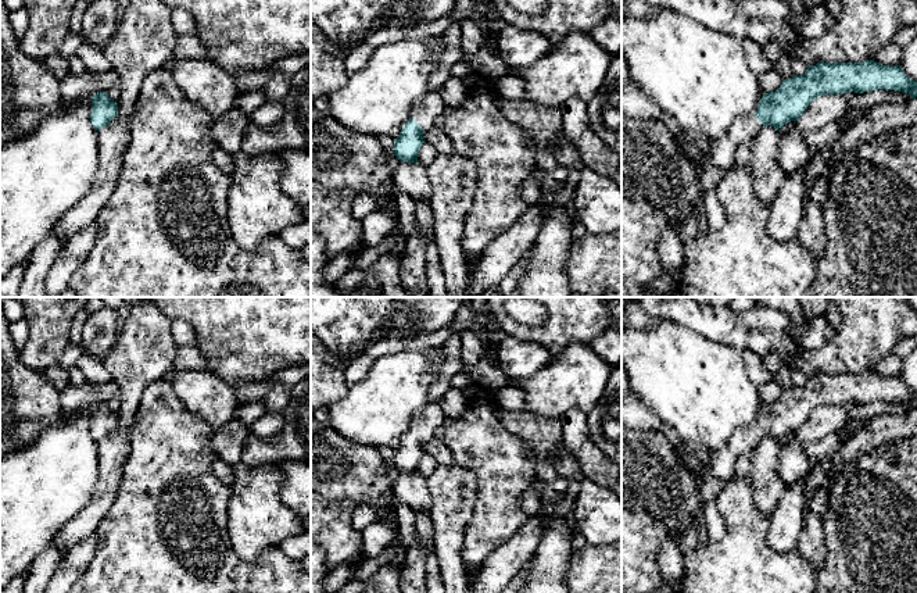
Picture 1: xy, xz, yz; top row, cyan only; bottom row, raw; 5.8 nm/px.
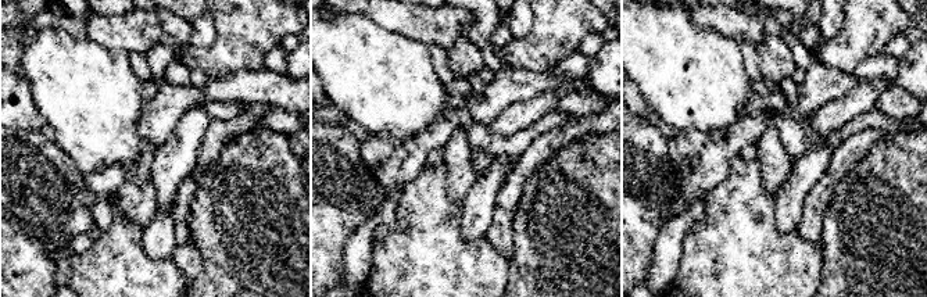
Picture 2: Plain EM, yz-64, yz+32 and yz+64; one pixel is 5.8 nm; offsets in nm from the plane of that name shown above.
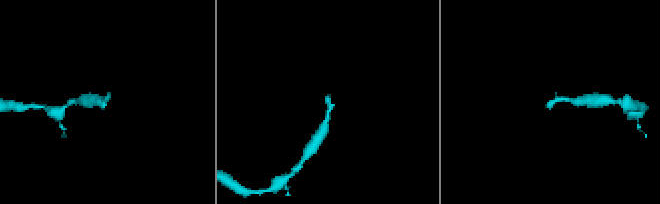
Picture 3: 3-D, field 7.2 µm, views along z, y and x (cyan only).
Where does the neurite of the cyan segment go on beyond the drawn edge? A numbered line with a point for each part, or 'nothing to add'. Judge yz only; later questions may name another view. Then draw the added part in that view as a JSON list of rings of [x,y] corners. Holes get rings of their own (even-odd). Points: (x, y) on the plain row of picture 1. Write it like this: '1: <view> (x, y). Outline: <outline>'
1: yz (720, 465). Outline: [[[755,422],[738,429],[726,447],[710,454],[708,462],[701,462],[696,456],[681,443],[674,447],[676,453],[680,461],[698,478],[701,487],[708,479],[730,481],[737,458],[742,454],[751,454],[763,439],[755,429]]]

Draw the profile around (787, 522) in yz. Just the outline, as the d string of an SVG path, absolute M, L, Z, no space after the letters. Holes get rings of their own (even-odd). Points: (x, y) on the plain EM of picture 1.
M807 475L795 485L785 486L770 517L767 540L777 553L791 553L798 547L803 529L806 481Z

